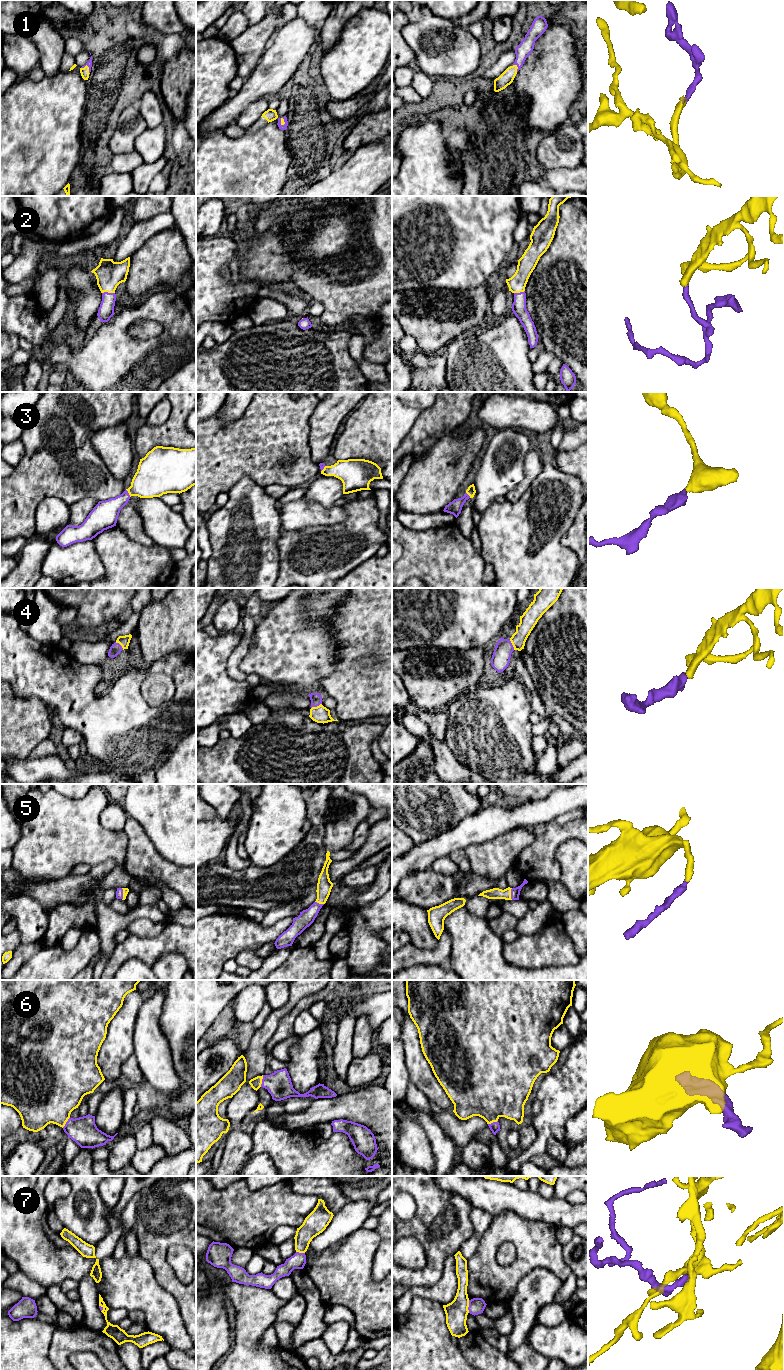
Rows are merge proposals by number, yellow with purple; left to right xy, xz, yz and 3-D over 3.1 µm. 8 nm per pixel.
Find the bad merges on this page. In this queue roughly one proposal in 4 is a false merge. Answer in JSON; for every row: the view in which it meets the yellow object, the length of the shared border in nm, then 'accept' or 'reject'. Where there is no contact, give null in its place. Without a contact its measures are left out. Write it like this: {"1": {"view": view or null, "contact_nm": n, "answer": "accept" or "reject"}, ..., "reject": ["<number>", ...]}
{"1": {"view": "yz", "contact_nm": 70, "answer": "accept"}, "2": {"view": "xy", "contact_nm": 100, "answer": "accept"}, "3": {"view": "xy", "contact_nm": 70, "answer": "accept"}, "4": {"view": "xz", "contact_nm": 100, "answer": "accept"}, "5": {"view": "yz", "contact_nm": 100, "answer": "accept"}, "6": {"view": "xz", "contact_nm": 100, "answer": "accept"}, "7": {"view": "yz", "contact_nm": 100, "answer": "reject"}, "reject": ["7"]}

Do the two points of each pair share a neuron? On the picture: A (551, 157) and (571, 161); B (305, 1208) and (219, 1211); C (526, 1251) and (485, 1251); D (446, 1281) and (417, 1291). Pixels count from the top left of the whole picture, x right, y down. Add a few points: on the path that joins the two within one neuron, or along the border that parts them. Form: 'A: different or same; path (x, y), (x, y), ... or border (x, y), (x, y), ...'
A: same; path (556, 157), (566, 157)
B: same; path (284, 1208), (240, 1211)
C: same; path (516, 1241), (513, 1238), (498, 1238), (495, 1241)
D: same; path (439, 1288), (436, 1291), (424, 1291)

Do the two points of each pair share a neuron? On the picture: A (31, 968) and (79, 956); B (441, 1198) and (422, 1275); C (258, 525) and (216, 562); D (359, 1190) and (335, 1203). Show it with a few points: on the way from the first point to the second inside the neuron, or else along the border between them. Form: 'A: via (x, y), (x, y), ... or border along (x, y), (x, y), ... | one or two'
A: via (43, 968), (58, 968), (67, 964) | one
B: via (441, 1217), (441, 1232), (436, 1256) | one
C: via (248, 534), (226, 556) | one
D: border along (337, 1186), (349, 1200) | two

